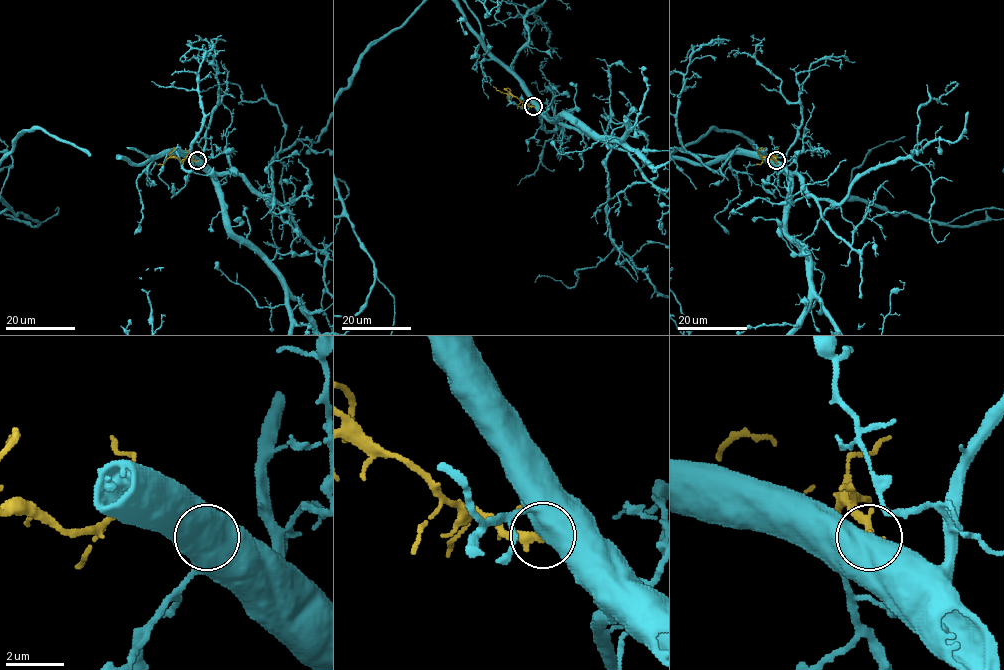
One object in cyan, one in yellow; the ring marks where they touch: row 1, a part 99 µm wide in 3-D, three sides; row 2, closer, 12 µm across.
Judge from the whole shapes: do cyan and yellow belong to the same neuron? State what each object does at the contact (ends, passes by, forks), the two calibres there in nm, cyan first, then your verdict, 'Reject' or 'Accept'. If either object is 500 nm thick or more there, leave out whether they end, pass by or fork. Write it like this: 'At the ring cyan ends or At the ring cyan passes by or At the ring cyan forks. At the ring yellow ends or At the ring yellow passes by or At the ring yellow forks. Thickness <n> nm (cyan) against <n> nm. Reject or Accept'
Thickness 700 nm (cyan) against 380 nm. Reject

